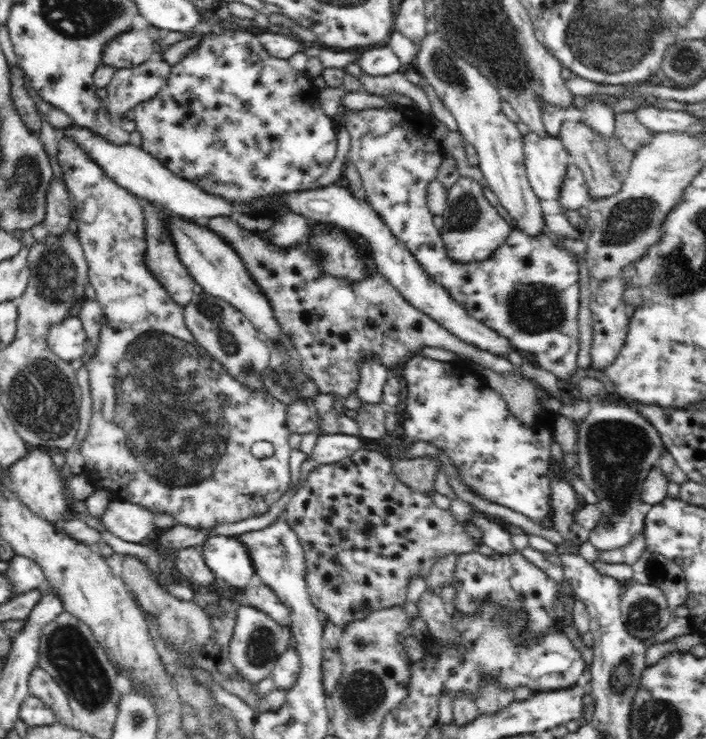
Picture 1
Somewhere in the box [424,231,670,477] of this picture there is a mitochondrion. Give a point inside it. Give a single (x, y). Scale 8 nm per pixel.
(534, 308)

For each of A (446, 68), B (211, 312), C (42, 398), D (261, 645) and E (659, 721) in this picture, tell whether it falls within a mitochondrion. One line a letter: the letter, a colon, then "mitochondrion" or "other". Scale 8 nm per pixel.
A: mitochondrion
B: mitochondrion
C: mitochondrion
D: mitochondrion
E: mitochondrion

